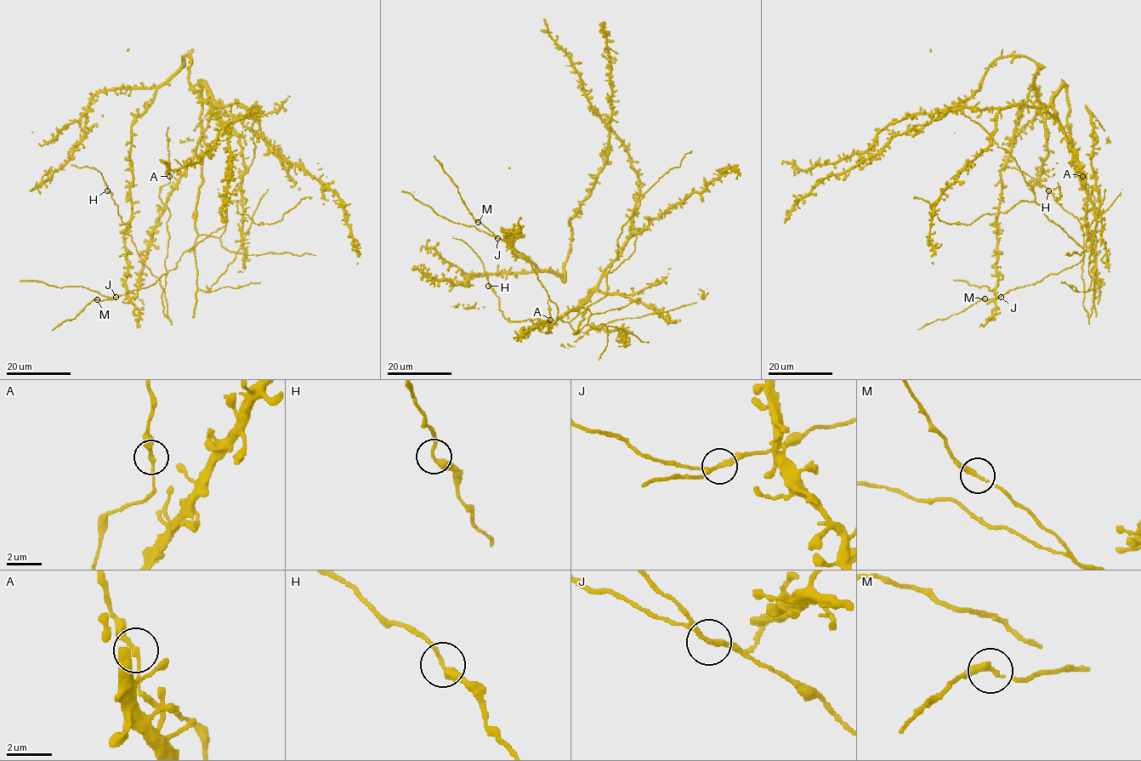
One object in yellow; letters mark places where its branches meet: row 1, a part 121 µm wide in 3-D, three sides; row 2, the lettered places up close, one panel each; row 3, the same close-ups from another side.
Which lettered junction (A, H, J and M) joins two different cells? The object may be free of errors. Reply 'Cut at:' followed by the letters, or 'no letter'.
Cut at: no letter

